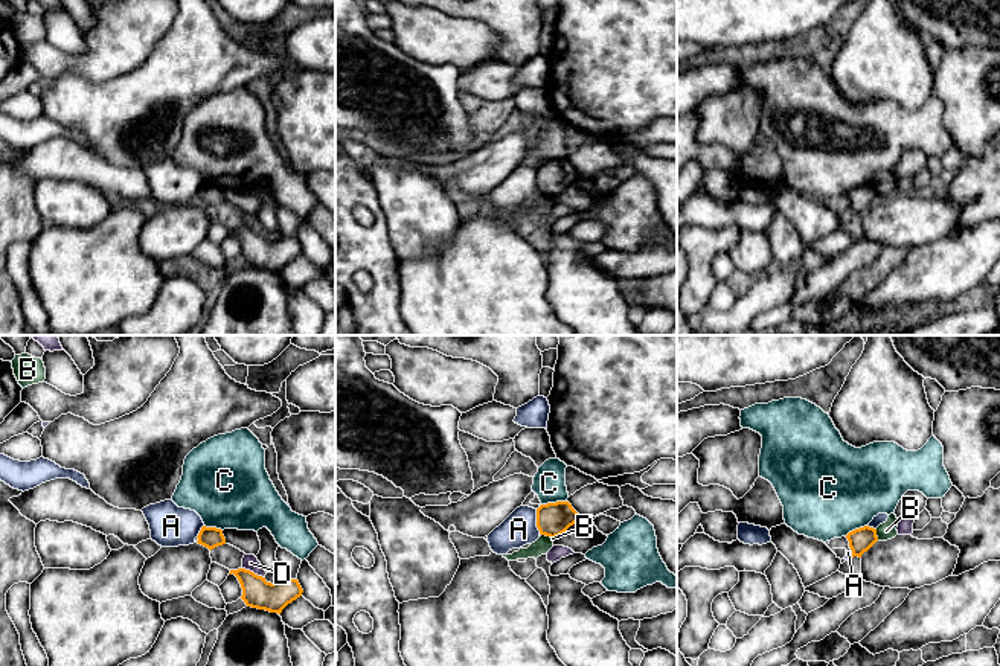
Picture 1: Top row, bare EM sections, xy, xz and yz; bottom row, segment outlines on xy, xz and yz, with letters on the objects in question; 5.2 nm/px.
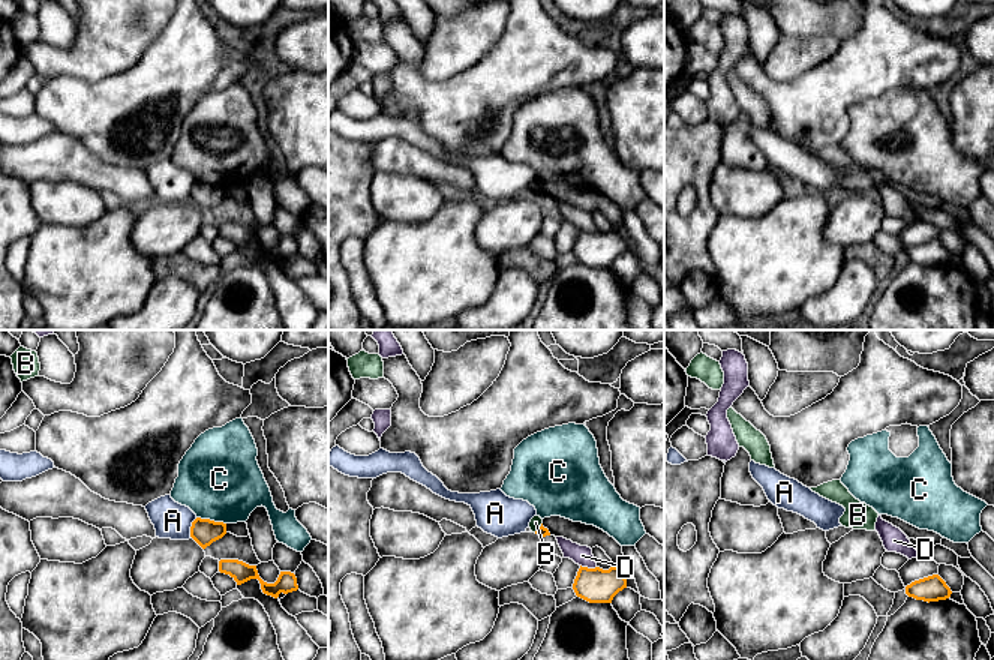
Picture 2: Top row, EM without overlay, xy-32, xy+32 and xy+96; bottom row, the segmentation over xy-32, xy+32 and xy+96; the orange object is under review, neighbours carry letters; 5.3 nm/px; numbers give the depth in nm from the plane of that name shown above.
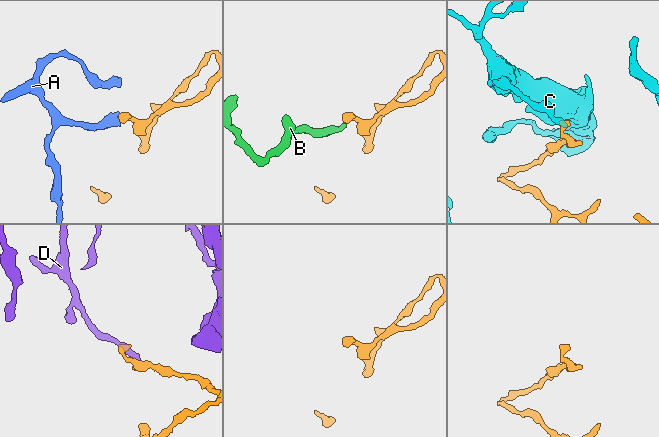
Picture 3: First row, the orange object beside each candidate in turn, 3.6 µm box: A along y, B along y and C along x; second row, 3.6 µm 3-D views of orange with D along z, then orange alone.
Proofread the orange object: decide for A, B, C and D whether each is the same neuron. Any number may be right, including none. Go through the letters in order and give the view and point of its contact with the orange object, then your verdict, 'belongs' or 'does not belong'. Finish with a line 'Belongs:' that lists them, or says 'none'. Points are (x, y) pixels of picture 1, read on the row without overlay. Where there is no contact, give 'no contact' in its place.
A: xz (537, 180) | does not belong
B: xz (548, 194) | does not belong
C: xz (554, 162) | does not belong
D: xy (252, 230) | does not belong
Belongs: none

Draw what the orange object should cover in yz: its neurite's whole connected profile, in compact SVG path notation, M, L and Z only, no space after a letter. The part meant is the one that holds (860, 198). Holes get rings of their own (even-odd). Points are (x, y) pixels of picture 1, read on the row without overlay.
M869 184L849 191L846 197L852 209L852 216L854 215L861 216L861 213L867 210L878 200L877 187Z

